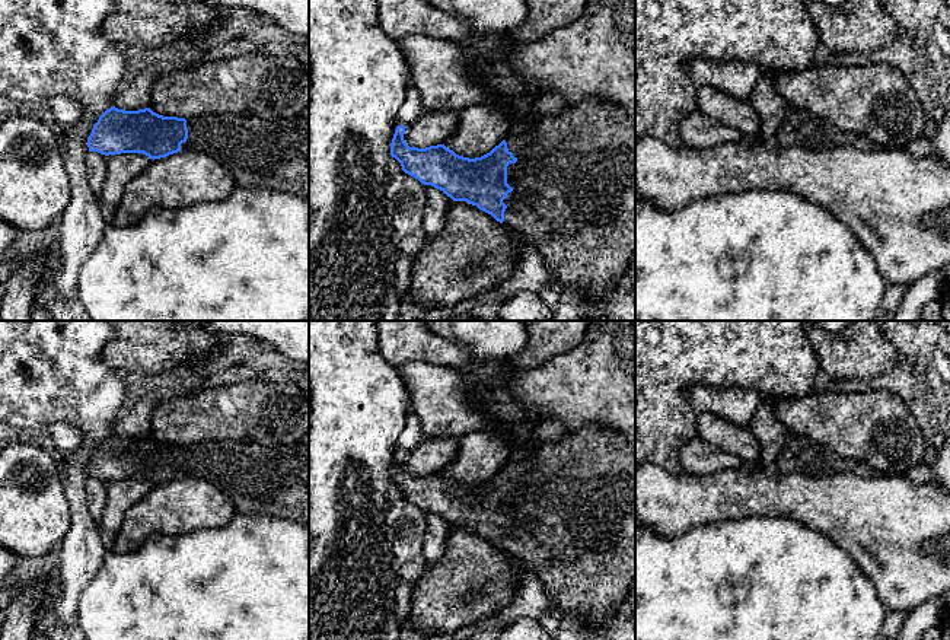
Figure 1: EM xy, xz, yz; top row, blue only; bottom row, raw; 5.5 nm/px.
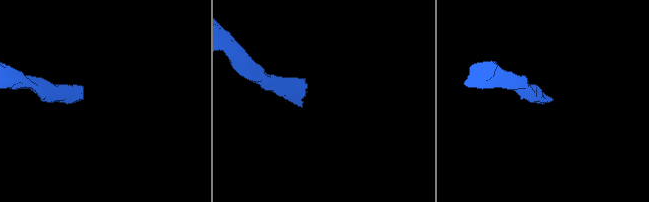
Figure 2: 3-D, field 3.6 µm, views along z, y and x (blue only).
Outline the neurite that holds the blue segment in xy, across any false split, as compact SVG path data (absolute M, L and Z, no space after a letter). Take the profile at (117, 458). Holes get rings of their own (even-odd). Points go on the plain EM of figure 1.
M150 434L106 436L87 464L89 478L101 481L143 480L160 485L198 477L219 487L240 515L267 515L309 526L309 443L267 448L252 442L207 440L191 445L163 443Z

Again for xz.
M586 426L576 432L564 432L555 442L543 443L536 449L532 458L510 459L507 465L490 480L475 485L459 483L444 471L425 475L409 474L404 467L405 455L405 452L398 452L390 469L390 483L401 490L402 497L421 510L443 518L453 528L466 528L476 532L479 536L491 541L497 548L516 557L542 582L545 592L549 596L548 606L555 606L567 615L578 615L587 624L609 624L619 612L621 605L628 601L631 585L635 580L635 443L627 442L621 434L611 429Z

